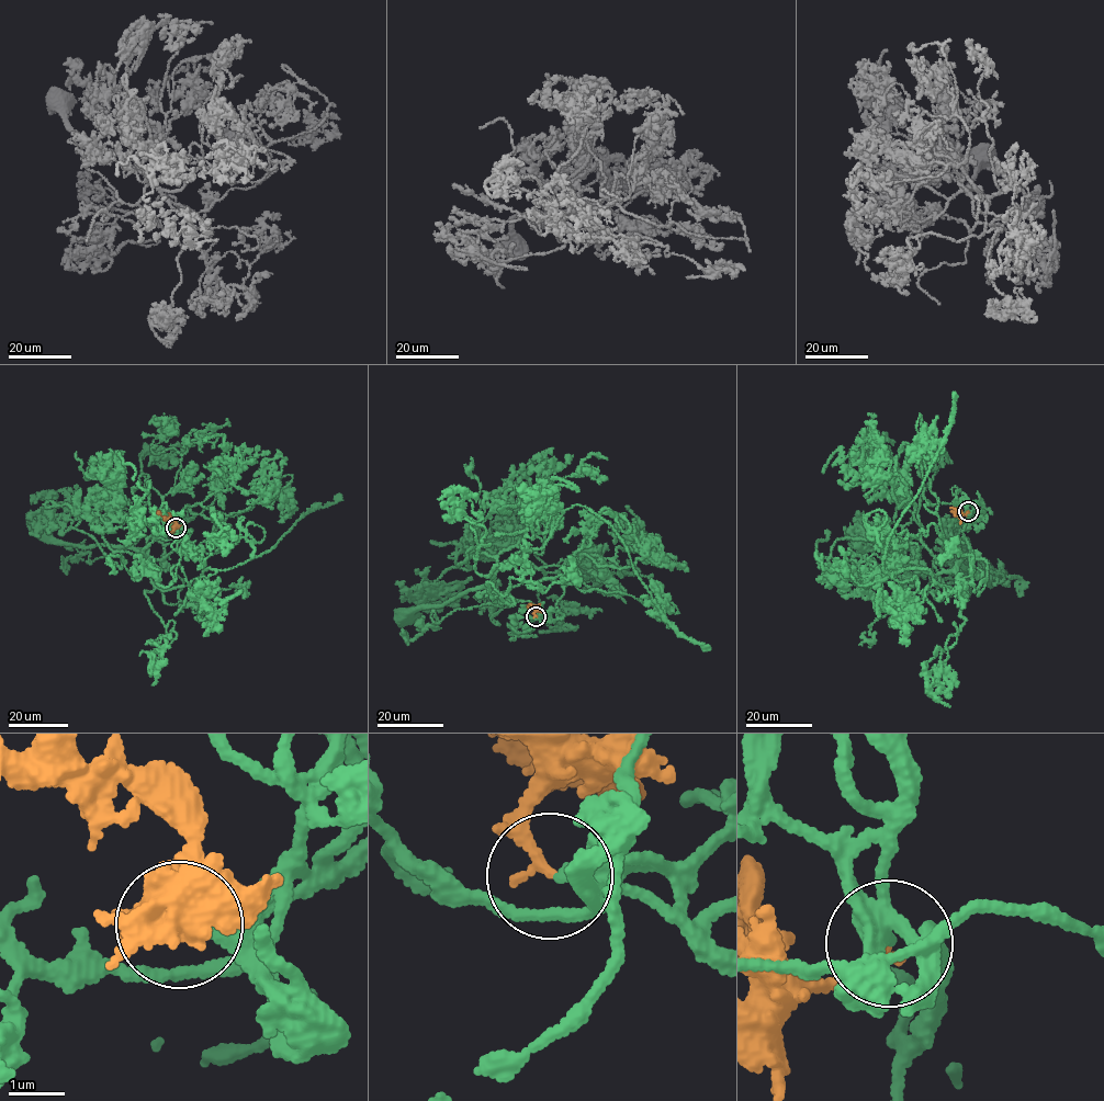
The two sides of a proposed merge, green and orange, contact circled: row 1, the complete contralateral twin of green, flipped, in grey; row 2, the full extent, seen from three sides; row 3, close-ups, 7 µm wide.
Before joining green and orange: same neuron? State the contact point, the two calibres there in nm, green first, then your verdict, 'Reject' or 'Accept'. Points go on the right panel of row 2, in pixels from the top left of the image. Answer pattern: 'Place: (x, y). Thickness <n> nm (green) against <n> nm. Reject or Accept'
Place: (968, 511). Thickness 280 nm (green) against 140 nm. Accept

